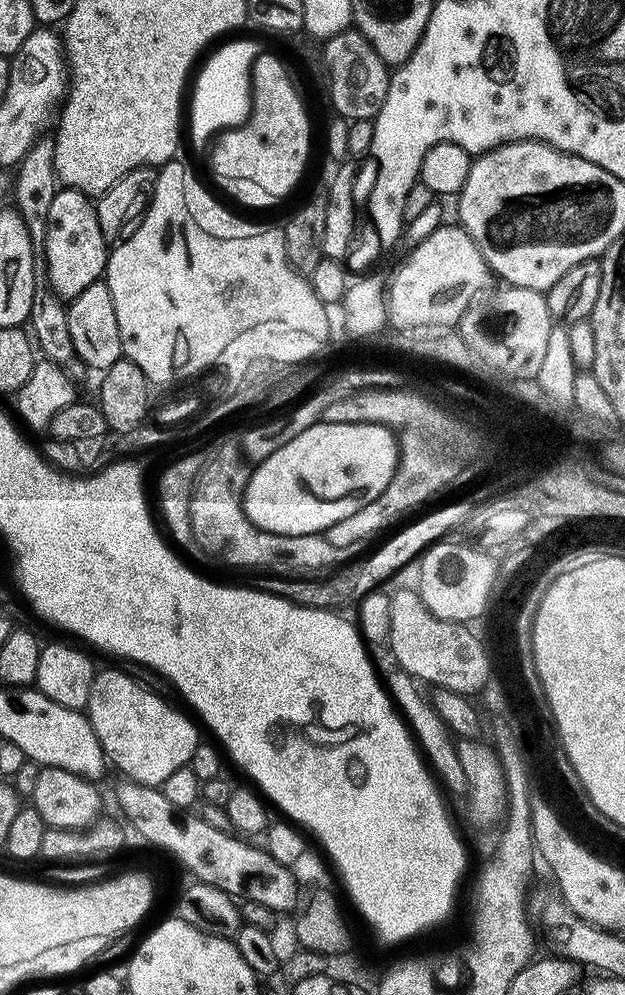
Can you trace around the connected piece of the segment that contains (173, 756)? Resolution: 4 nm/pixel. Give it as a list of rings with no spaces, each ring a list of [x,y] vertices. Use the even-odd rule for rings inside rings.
[[[108,668],[105,672],[97,671],[92,677],[92,689],[86,709],[88,720],[98,734],[107,763],[112,764],[133,784],[150,784],[161,786],[170,774],[184,765],[191,765],[194,750],[202,742],[201,729],[192,725],[191,715],[183,716],[176,708],[171,708],[160,696],[155,696],[148,688],[143,688],[132,676],[124,672],[115,672]]]

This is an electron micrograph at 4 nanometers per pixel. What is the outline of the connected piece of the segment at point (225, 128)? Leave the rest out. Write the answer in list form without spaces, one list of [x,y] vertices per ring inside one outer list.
[[[232,40],[229,44],[221,43],[216,53],[213,54],[212,57],[209,58],[208,61],[204,64],[204,69],[200,72],[200,77],[196,80],[196,89],[191,89],[190,92],[190,100],[192,96],[192,140],[197,144],[198,147],[204,151],[204,154],[211,153],[213,141],[218,138],[222,138],[222,134],[231,134],[233,130],[242,130],[242,124],[244,124],[244,119],[250,118],[250,108],[248,108],[248,102],[246,102],[246,96],[250,96],[252,94],[252,84],[254,84],[254,62],[256,61],[257,56],[260,55],[262,48],[261,45],[258,46],[252,40]]]

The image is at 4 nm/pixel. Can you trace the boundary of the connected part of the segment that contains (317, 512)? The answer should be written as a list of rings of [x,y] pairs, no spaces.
[[[319,422],[310,426],[251,469],[242,497],[245,514],[250,522],[274,534],[327,533],[334,522],[358,514],[390,486],[402,451],[395,435],[387,424]]]

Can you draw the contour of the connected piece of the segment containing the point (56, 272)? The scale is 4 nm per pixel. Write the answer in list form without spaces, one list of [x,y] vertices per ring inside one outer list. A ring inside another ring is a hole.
[[[61,187],[54,194],[46,238],[42,249],[44,268],[48,271],[47,287],[67,302],[78,298],[86,286],[97,283],[105,275],[110,255],[110,241],[98,227],[98,214],[93,197],[76,188]]]

